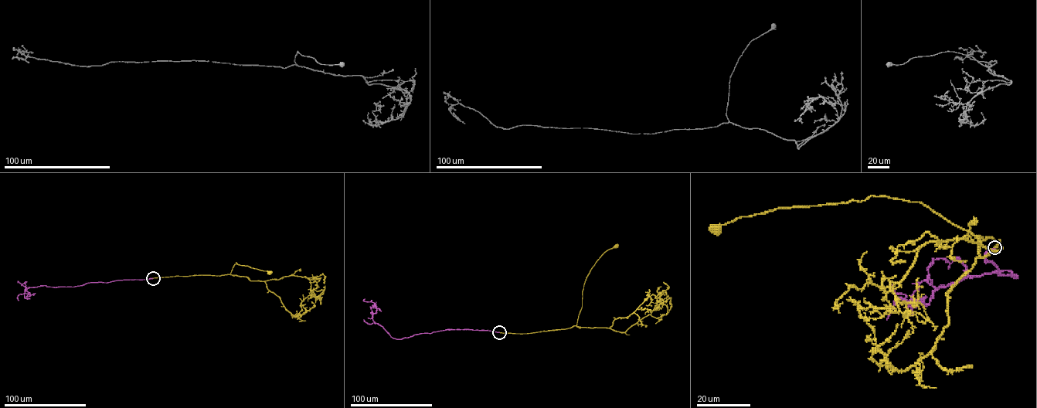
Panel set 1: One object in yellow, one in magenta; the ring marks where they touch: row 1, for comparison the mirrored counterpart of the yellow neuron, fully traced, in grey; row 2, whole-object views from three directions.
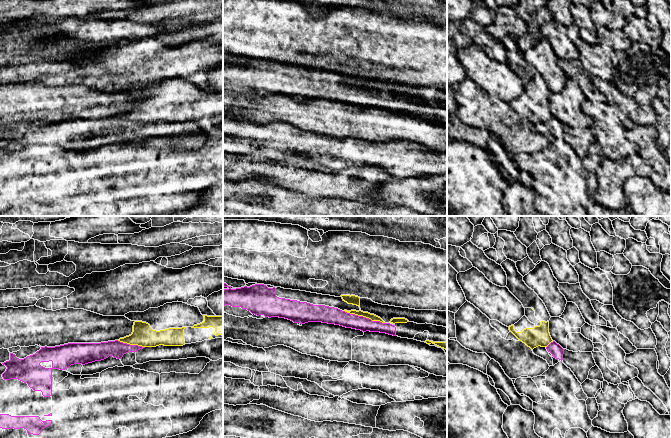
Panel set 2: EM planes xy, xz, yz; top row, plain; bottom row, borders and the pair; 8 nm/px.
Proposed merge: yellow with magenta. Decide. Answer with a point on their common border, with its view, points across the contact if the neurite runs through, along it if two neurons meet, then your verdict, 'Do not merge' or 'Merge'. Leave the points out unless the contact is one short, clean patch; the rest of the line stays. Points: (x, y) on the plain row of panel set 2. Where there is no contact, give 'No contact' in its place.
Touches yellow at xz (364, 92). Do not merge

